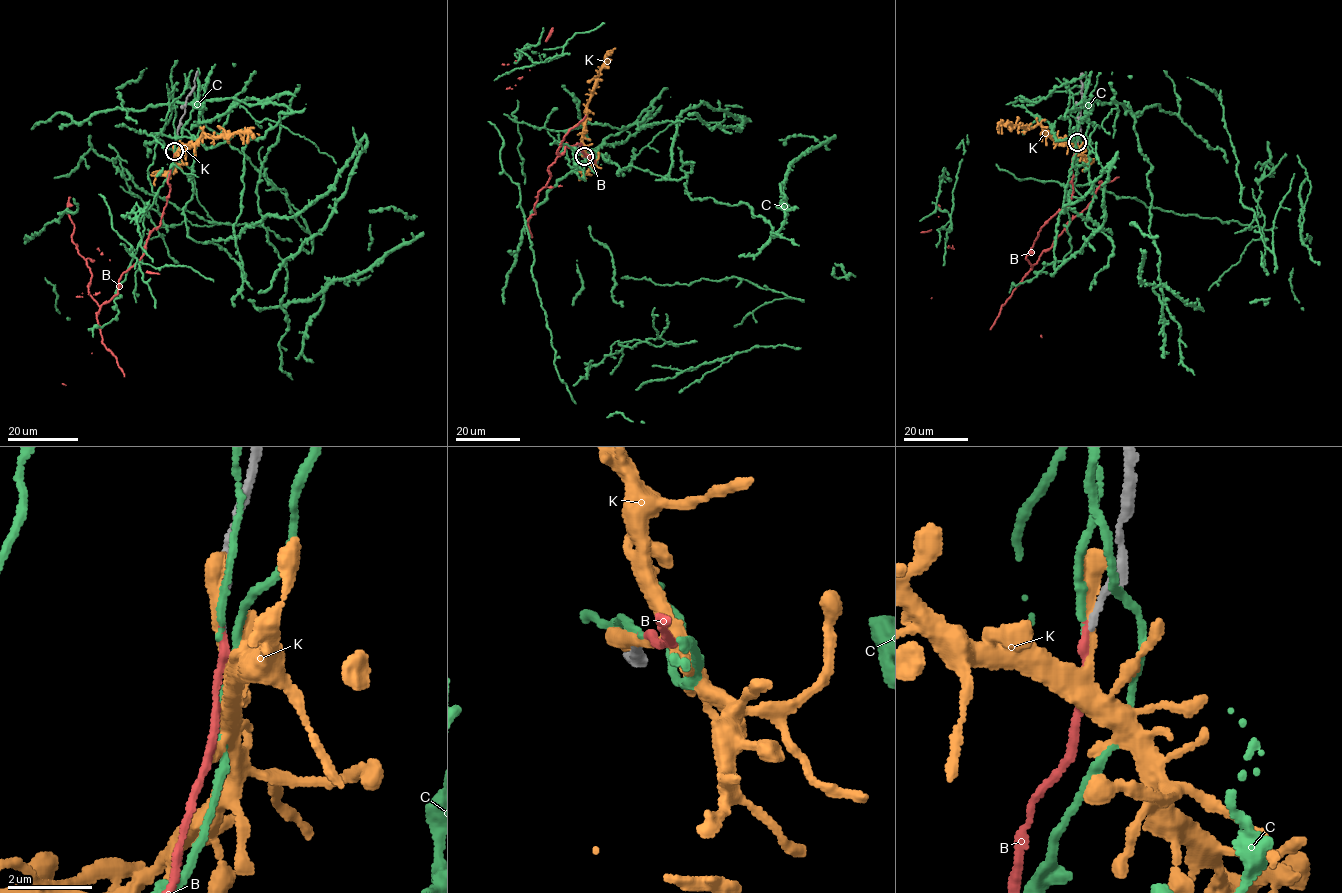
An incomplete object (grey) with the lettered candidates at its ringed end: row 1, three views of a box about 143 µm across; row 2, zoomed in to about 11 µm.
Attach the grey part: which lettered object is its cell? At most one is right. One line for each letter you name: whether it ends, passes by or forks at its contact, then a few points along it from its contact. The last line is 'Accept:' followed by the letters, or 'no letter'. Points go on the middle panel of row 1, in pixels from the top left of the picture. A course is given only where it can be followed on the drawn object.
B: it ends
Accept: B

